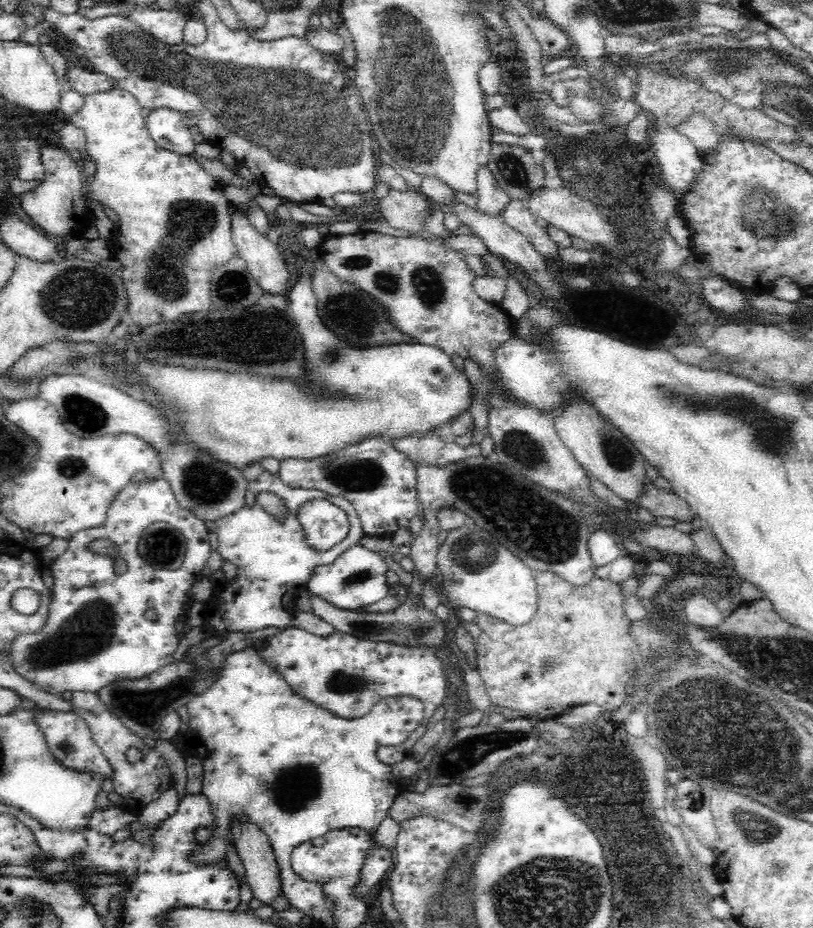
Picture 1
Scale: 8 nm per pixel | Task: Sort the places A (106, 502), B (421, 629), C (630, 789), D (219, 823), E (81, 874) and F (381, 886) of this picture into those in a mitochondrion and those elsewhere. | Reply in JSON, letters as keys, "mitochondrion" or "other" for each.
{"A":"other","B":"mitochondrion","C":"other","D":"other","E":"other","F":"other"}

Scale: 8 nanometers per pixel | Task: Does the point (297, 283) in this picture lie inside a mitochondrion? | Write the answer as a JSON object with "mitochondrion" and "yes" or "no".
{"mitochondrion":"no"}

